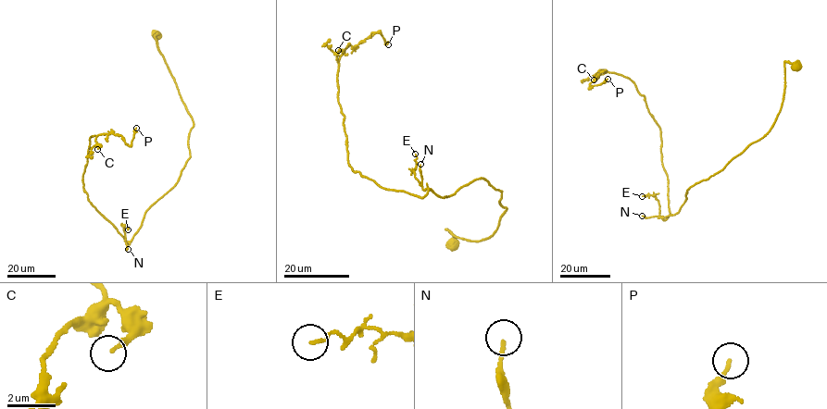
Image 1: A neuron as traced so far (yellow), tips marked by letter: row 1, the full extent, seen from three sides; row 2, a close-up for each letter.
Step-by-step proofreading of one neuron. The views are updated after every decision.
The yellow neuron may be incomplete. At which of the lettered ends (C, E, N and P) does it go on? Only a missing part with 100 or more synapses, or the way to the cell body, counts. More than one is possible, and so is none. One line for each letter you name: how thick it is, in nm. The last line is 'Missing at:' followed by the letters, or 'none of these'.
Missing at: none of these

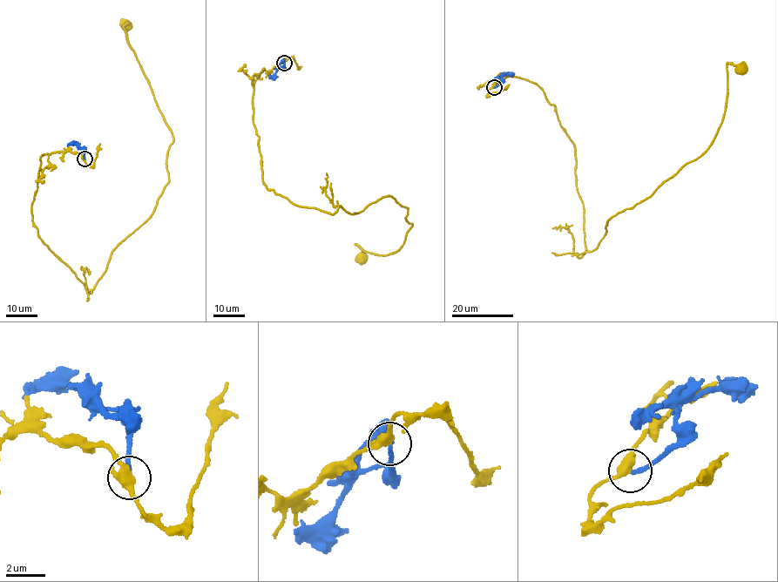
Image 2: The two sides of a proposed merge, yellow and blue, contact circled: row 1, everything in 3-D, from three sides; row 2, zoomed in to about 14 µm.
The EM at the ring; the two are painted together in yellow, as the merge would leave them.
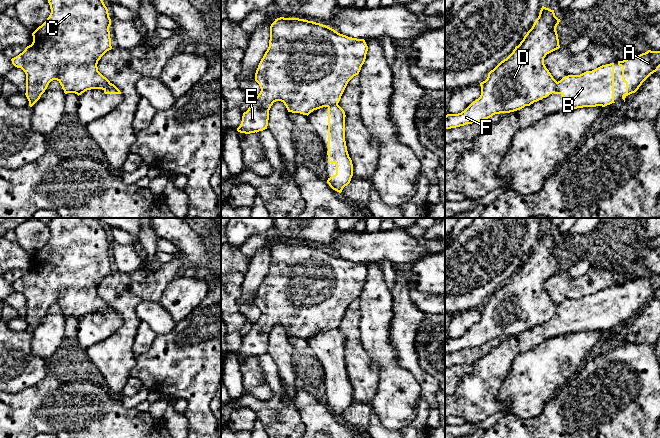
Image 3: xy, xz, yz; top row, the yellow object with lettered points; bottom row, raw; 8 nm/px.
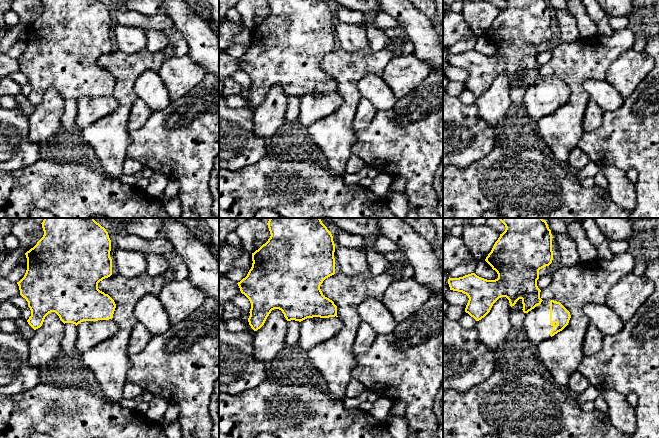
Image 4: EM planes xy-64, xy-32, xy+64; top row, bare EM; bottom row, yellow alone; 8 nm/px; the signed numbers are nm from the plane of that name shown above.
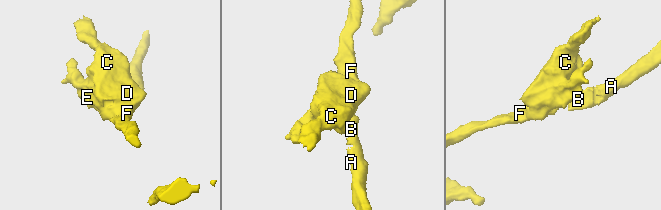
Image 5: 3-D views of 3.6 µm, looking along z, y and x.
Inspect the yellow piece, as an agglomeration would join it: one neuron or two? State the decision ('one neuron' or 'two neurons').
two neurons

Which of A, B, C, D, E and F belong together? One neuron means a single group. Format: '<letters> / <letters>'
A B / C D E F

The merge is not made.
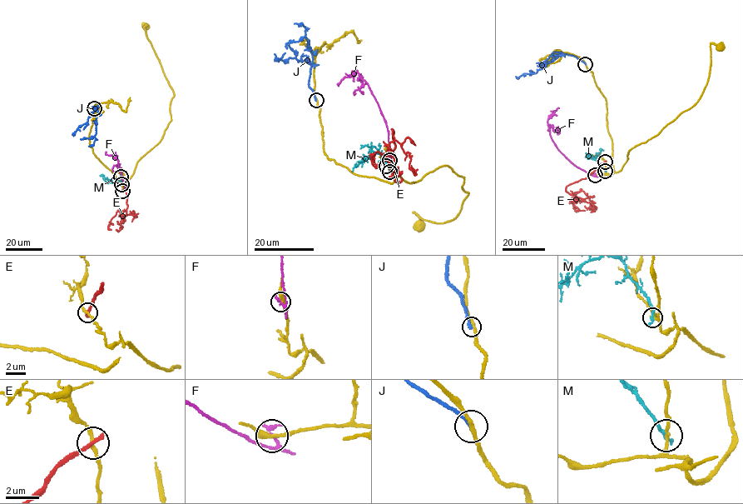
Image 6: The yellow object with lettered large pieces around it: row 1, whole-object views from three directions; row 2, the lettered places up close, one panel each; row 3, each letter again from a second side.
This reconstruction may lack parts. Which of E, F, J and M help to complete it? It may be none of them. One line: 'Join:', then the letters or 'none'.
Join: none

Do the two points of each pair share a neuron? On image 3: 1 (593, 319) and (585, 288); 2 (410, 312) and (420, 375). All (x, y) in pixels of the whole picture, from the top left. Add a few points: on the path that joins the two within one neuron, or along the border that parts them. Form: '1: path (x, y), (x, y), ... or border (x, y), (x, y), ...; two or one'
1: border (609, 287), (579, 298), (564, 300); two
2: path (407, 328), (408, 359); one

